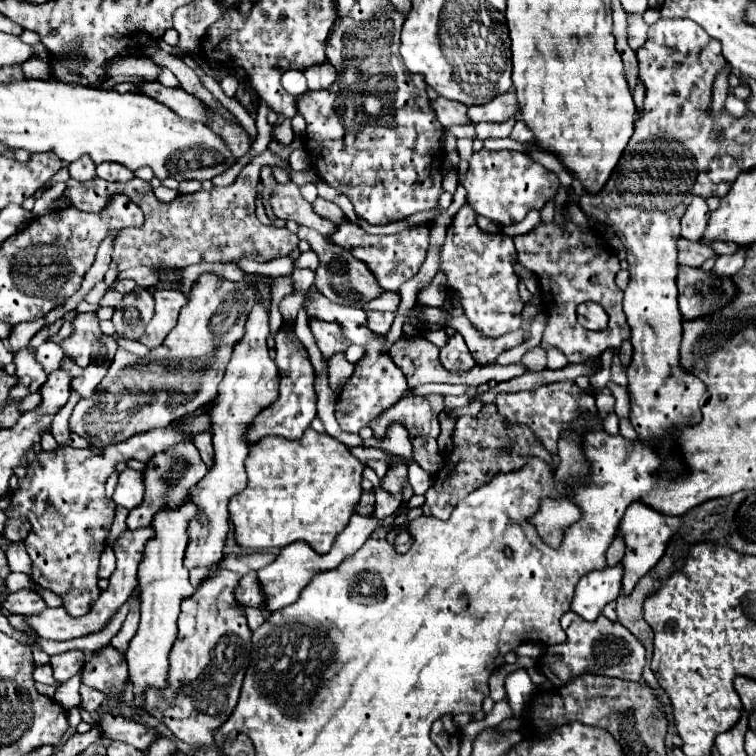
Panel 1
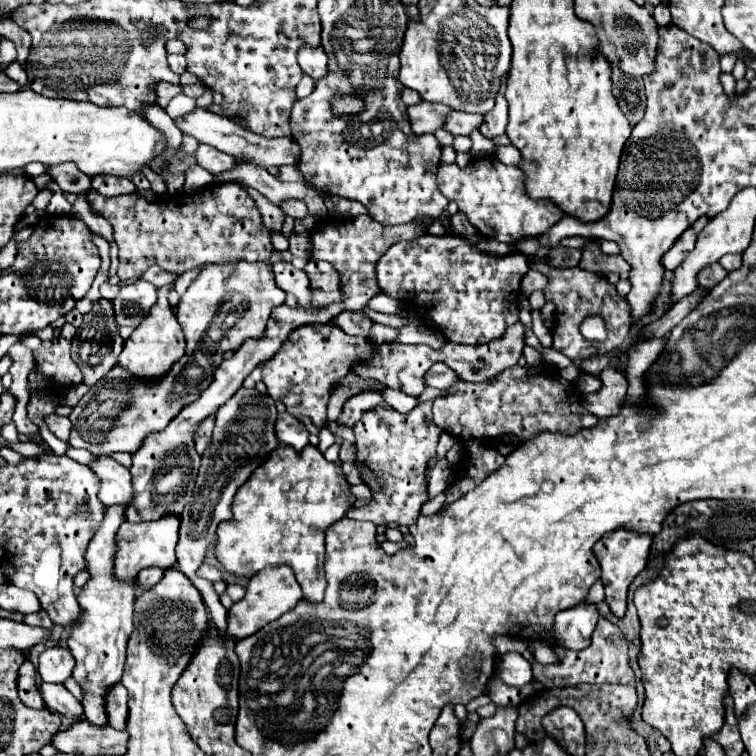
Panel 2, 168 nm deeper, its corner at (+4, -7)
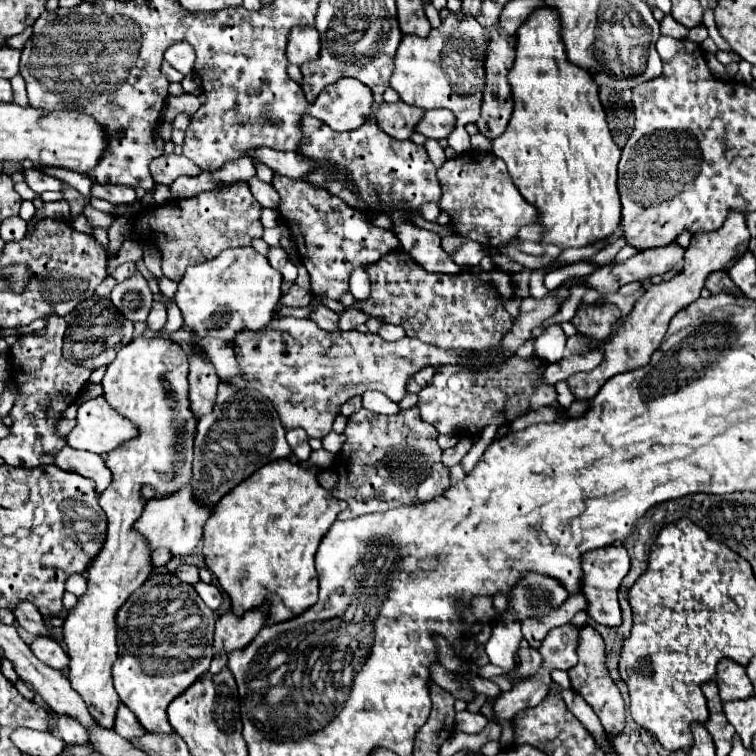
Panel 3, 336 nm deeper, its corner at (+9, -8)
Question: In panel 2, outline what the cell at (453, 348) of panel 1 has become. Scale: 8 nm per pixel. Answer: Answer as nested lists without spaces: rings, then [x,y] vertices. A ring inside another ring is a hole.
[[[442,362],[434,364],[430,368],[430,372],[426,372],[426,384],[432,386],[432,388],[450,388],[458,380],[460,380],[460,376],[452,368],[448,368],[446,364],[442,364]]]

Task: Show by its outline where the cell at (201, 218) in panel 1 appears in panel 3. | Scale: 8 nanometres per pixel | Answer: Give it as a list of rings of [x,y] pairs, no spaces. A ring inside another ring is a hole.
[[[237,181],[233,185],[221,185],[207,193],[181,199],[181,203],[171,201],[143,211],[137,217],[137,227],[163,251],[163,275],[171,281],[181,281],[189,265],[205,263],[229,247],[247,247],[253,237],[261,237],[261,209],[263,207],[249,191],[249,185],[245,181]]]

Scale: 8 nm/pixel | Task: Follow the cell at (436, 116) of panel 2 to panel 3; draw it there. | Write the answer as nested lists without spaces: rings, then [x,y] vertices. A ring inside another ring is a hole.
[[[397,101],[397,103],[383,103],[375,117],[381,129],[389,133],[393,139],[409,139],[423,113],[425,111],[419,107]]]

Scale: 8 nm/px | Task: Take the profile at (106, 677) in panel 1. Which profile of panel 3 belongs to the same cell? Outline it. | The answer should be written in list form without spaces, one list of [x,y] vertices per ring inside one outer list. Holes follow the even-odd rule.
[[[121,705],[119,711],[117,711],[115,731],[125,739],[145,735],[145,729],[141,729],[141,725],[137,725],[137,717],[133,717],[133,713],[129,713],[129,709],[125,709],[125,705]]]

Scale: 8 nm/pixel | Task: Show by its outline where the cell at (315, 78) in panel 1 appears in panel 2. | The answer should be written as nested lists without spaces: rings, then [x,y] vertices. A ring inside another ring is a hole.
[[[302,48],[298,52],[298,64],[304,74],[308,74],[314,82],[318,82],[322,80],[322,76],[326,76],[328,58],[322,48]]]

